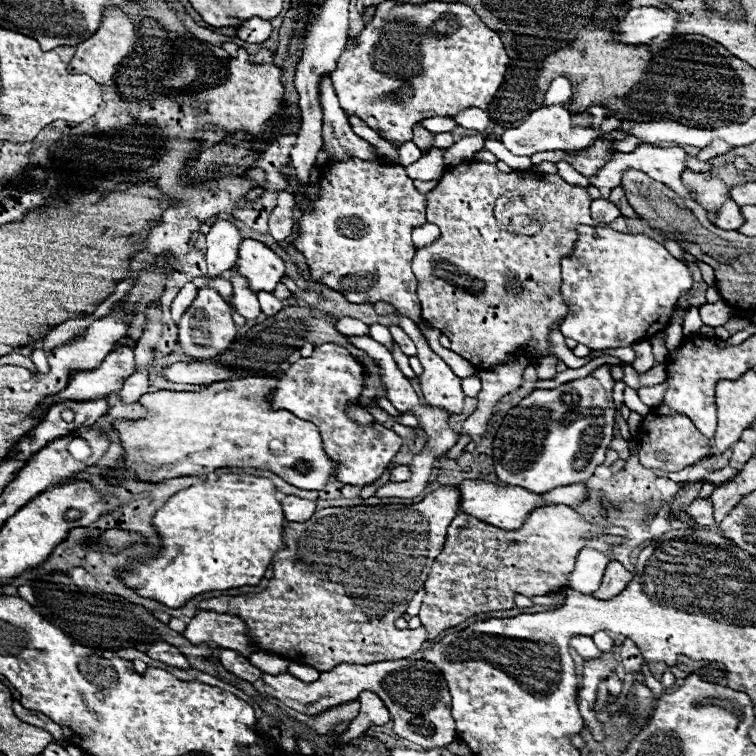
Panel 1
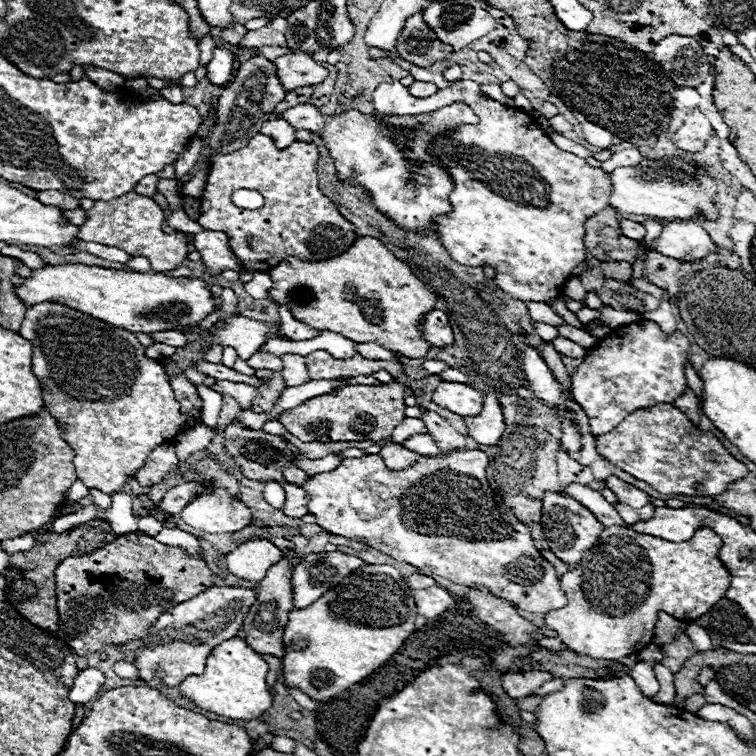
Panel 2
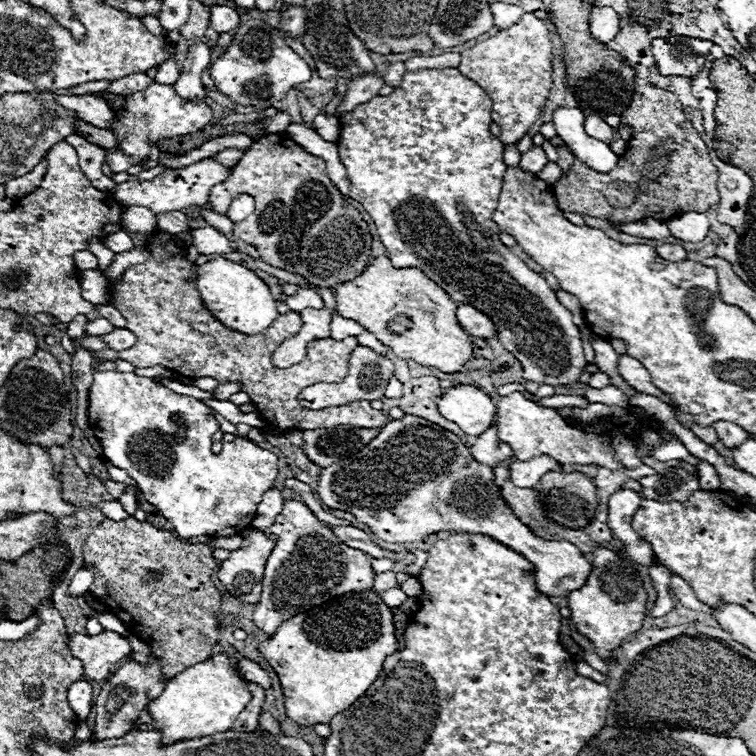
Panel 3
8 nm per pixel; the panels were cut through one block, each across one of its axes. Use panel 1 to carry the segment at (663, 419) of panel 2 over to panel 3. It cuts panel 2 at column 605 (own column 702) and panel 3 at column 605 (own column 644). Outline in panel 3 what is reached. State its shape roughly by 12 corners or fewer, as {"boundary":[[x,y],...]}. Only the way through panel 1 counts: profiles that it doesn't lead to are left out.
{"boundary":[[520,392],[496,400],[494,424],[518,460],[624,468],[614,436],[652,456],[642,428],[676,438],[634,412],[568,422]]}

